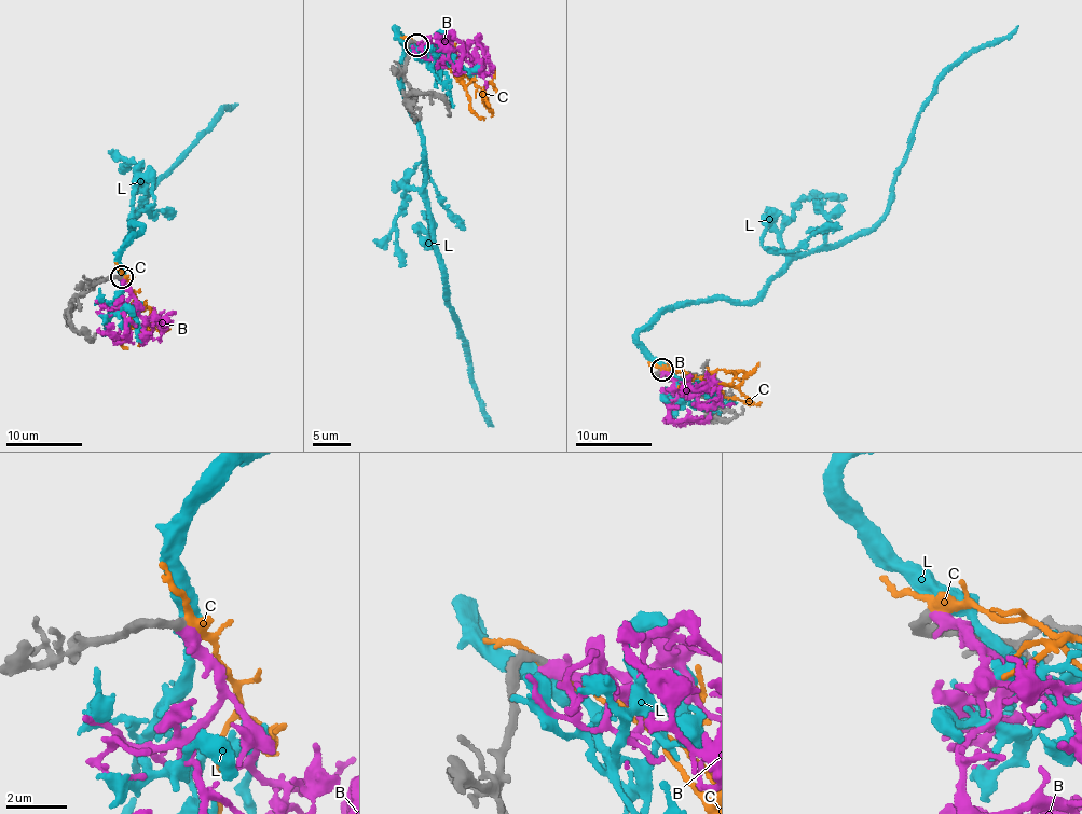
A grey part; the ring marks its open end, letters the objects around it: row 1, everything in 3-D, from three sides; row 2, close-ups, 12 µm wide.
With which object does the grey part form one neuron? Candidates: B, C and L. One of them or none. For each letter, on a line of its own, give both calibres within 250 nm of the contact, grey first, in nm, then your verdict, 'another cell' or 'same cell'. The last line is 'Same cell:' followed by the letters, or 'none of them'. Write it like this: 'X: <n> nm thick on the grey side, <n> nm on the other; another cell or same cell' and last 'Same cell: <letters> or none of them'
B: 280 nm thick on the grey side, 440 nm on the other; another cell
C: 280 nm thick on the grey side, 360 nm on the other; another cell
L: 260 nm thick on the grey side, 500 nm on the other; same cell
Same cell: L

